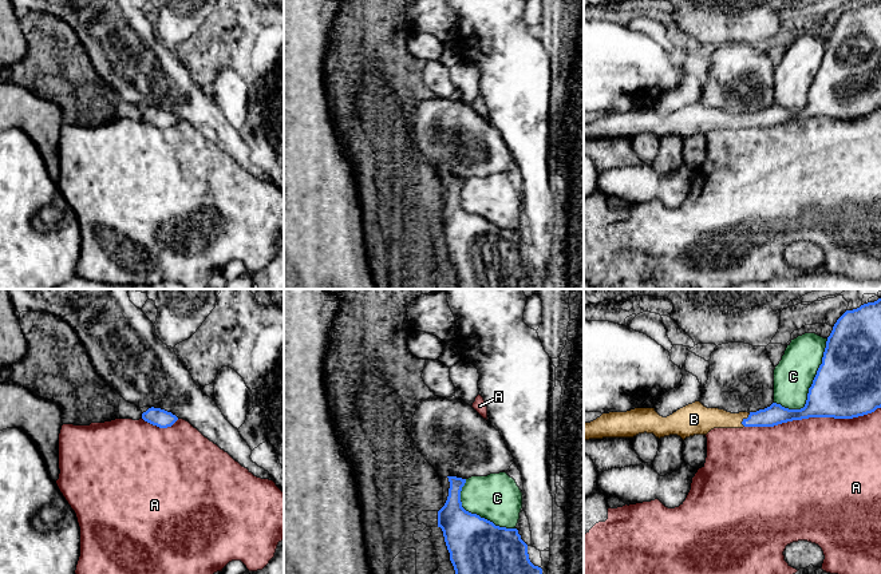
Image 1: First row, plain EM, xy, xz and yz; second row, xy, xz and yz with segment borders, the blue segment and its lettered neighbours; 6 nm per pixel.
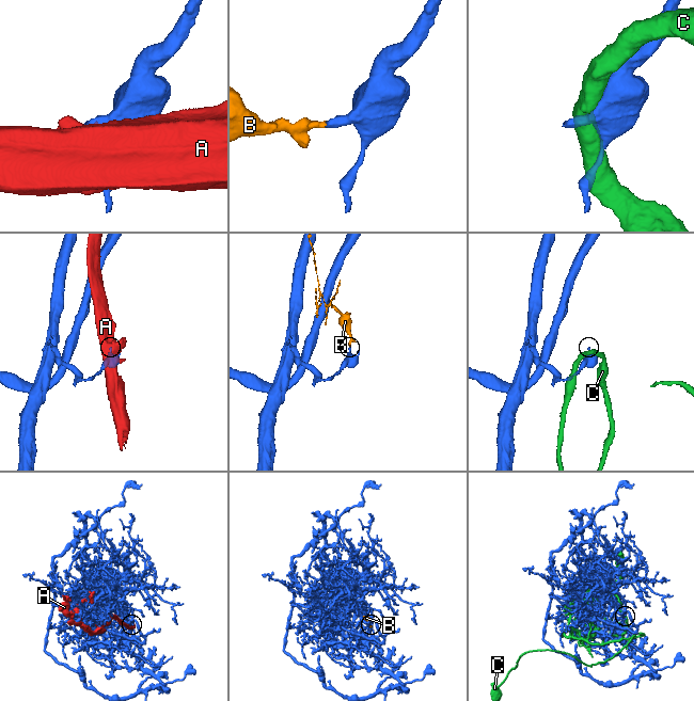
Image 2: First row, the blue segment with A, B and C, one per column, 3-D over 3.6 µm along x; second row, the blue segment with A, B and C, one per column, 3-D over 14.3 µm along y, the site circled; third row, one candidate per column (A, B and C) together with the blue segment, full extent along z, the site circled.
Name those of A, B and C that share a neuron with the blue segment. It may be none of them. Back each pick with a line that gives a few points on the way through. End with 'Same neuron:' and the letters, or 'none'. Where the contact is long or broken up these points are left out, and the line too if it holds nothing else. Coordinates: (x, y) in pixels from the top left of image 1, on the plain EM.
B: across yz (775, 114), (767, 118), (743, 121), (702, 121)
Same neuron: B

